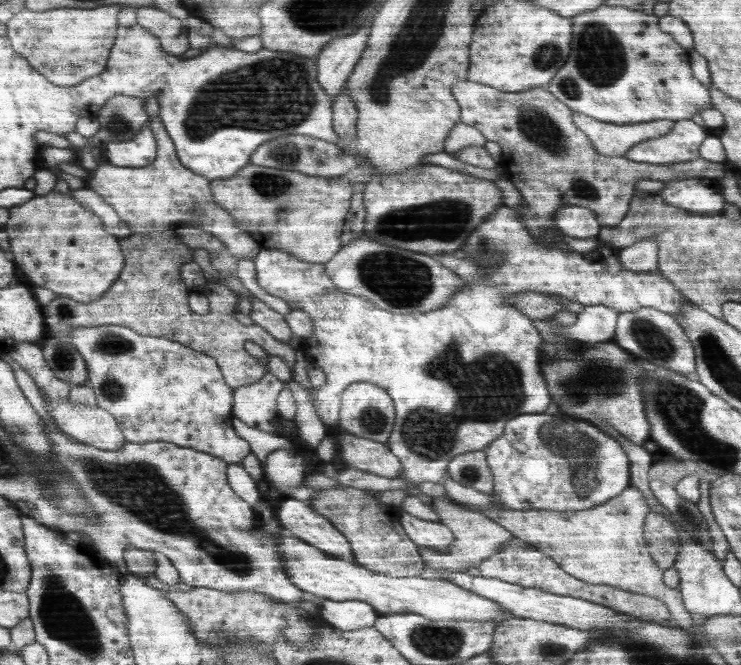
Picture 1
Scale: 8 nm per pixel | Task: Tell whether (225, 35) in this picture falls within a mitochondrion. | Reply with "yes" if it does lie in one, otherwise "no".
no

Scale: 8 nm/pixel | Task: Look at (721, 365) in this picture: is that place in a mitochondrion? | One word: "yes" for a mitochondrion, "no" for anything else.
yes

